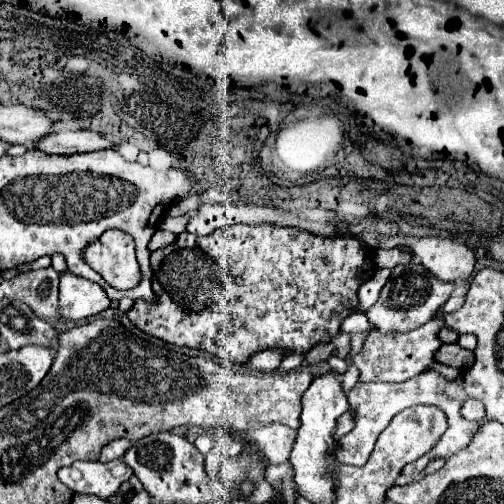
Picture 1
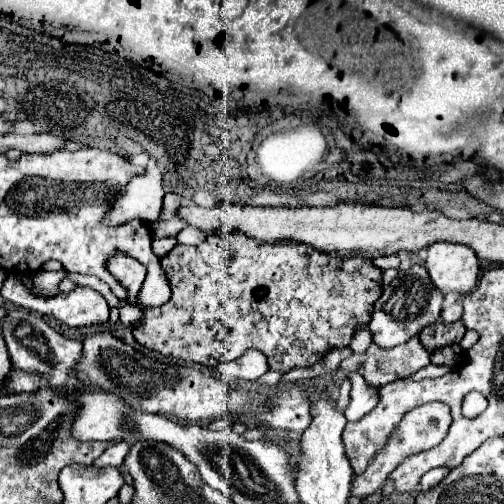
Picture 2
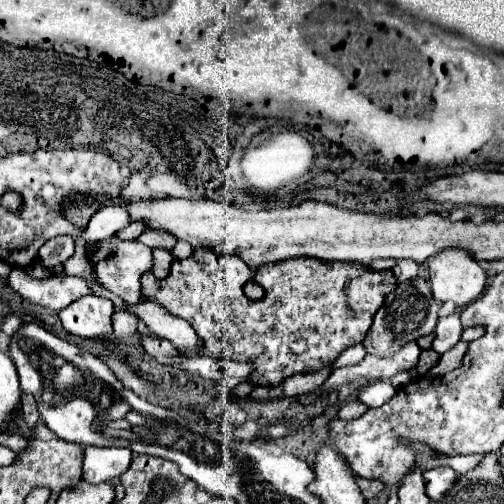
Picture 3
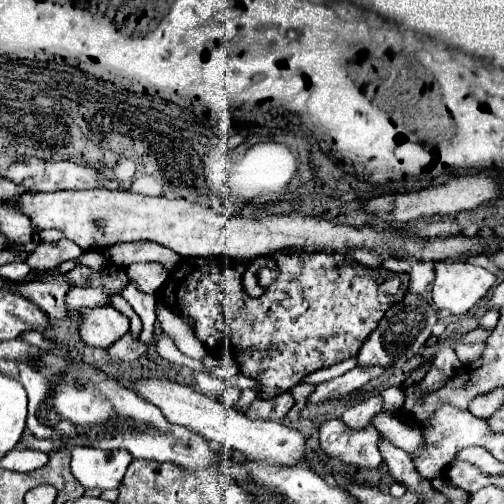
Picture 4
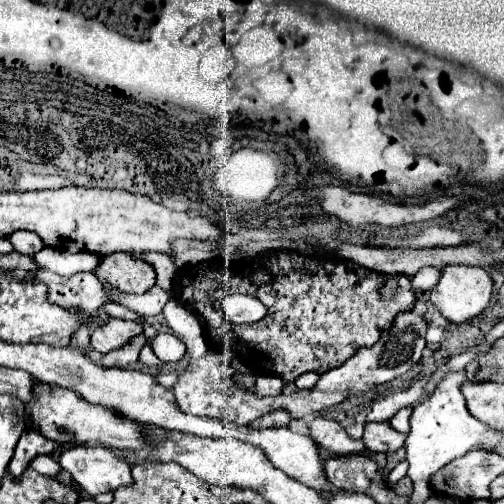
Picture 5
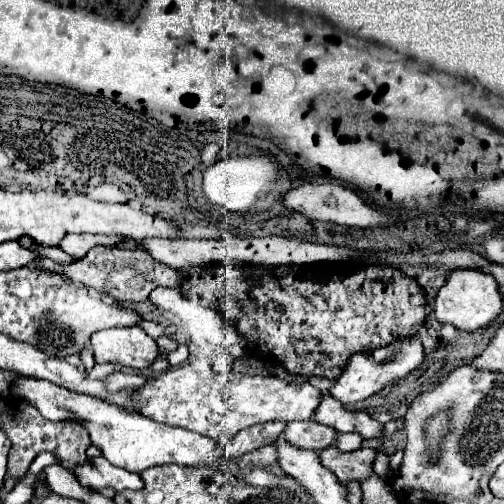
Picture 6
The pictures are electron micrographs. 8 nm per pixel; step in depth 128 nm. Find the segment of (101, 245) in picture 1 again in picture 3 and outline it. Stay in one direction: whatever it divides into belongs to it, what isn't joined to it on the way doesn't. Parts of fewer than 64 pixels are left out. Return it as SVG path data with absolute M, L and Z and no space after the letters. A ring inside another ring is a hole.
M196 248L188 258L174 260L170 274L164 280L155 280L154 274L147 276L147 272L144 272L140 281L144 302L156 302L172 316L184 318L192 324L202 340L196 356L254 360L256 368L250 380L258 386L276 386L292 374L312 372L316 368L324 368L324 364L332 364L346 348L366 338L384 296L396 288L392 270L376 272L358 262L322 262L310 256L298 256L276 262L274 270L268 264L252 270L248 264L244 264L244 260L240 260L240 256L216 254L210 248ZM248 280L258 280L258 284L266 288L266 296L262 300L254 302L246 298L244 284Z

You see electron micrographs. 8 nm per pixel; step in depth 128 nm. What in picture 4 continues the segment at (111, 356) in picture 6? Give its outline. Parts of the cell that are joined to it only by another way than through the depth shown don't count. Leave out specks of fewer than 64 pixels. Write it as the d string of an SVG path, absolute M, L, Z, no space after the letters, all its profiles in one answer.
M110 304L96 308L80 308L78 312L80 338L90 346L108 348L112 342L122 338L130 328L130 320Z

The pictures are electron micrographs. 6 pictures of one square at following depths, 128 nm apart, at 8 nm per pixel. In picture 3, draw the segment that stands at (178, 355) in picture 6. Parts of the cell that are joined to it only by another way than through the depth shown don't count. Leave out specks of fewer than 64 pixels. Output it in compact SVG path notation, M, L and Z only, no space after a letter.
M114 234L110 240L98 240L98 242L88 240L84 244L84 250L92 252L92 254L88 254L88 260L94 266L96 280L106 290L118 294L128 304L138 304L140 302L140 298L142 298L142 294L140 294L140 276L146 270L152 270L152 250L146 244L142 244L138 240L122 240Z

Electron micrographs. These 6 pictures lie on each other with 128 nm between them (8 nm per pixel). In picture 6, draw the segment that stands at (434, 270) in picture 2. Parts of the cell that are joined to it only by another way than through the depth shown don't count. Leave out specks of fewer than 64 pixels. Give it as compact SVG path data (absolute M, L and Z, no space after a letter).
M456 268L448 274L446 284L438 290L434 300L434 316L438 322L450 322L458 330L476 330L492 322L502 310L502 298L498 294L498 284L494 276L484 274L480 270L470 268Z

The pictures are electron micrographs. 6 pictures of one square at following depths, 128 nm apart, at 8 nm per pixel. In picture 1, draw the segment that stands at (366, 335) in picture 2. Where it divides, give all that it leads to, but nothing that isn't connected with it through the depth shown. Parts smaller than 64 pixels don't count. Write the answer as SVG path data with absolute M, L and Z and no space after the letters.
M352 312L344 322L342 322L342 330L344 332L362 332L362 330L368 330L370 324L368 324L368 318L366 314L362 312Z

